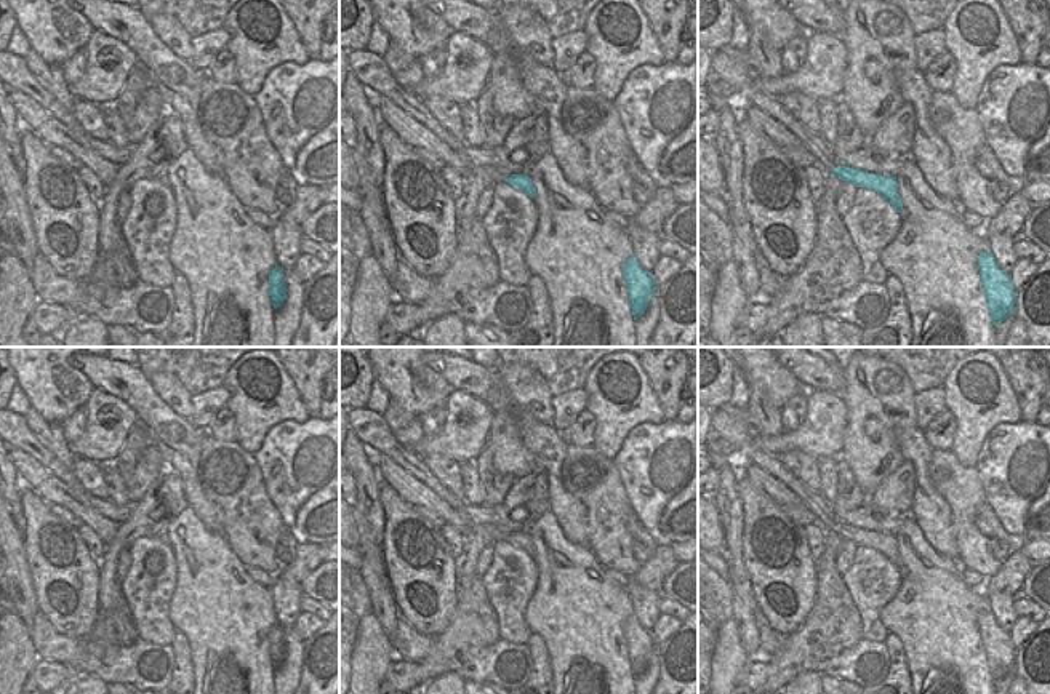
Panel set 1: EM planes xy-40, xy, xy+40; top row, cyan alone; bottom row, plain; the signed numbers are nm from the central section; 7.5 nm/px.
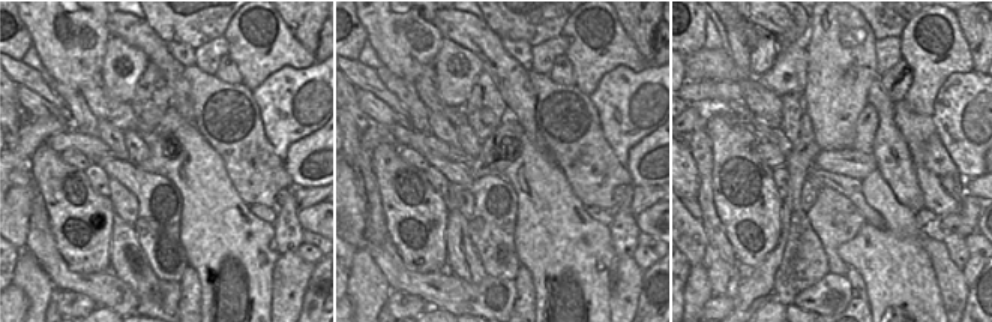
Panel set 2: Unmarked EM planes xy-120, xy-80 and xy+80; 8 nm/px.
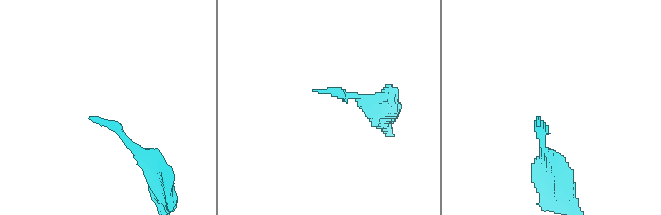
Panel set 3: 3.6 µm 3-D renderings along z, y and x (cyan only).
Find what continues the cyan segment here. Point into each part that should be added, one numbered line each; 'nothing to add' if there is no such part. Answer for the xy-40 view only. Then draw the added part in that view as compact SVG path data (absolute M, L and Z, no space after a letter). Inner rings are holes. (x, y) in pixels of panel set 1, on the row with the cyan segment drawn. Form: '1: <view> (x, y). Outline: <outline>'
nothing to add

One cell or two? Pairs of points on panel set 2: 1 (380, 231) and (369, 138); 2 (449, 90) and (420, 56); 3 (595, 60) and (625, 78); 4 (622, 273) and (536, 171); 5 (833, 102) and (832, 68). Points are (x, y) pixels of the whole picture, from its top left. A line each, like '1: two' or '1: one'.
1: two
2: two
3: two
4: two
5: one

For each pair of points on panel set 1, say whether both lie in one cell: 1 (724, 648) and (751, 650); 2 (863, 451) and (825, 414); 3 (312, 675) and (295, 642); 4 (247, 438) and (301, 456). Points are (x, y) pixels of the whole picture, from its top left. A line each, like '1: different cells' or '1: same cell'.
1: different cells
2: different cells
3: different cells
4: different cells

